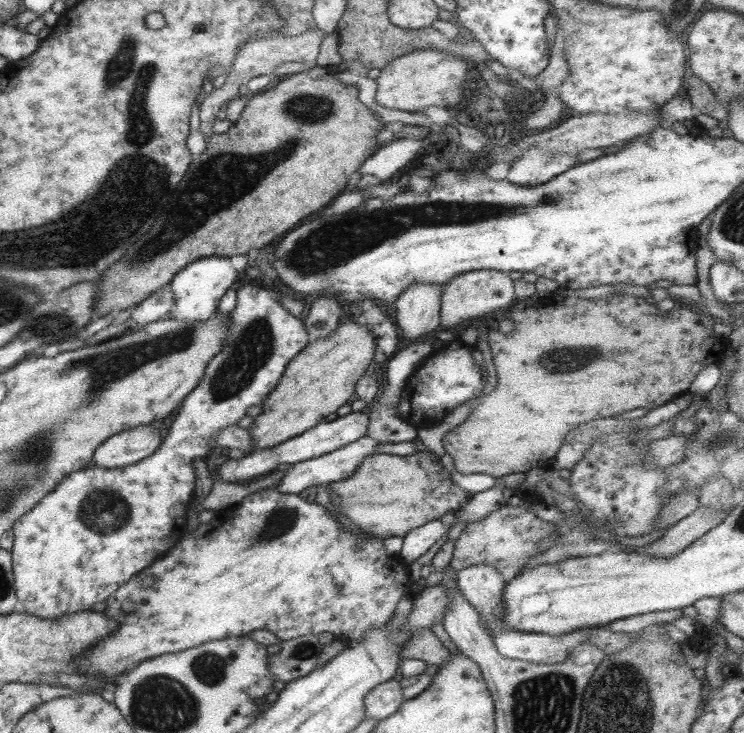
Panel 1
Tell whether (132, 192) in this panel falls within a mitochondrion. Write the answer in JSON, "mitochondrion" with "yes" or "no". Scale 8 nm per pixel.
{"mitochondrion":"yes"}

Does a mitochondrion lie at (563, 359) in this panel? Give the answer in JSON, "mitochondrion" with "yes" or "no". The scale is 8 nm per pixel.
{"mitochondrion":"yes"}

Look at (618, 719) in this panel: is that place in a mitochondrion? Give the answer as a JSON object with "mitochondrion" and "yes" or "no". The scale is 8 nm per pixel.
{"mitochondrion":"yes"}

